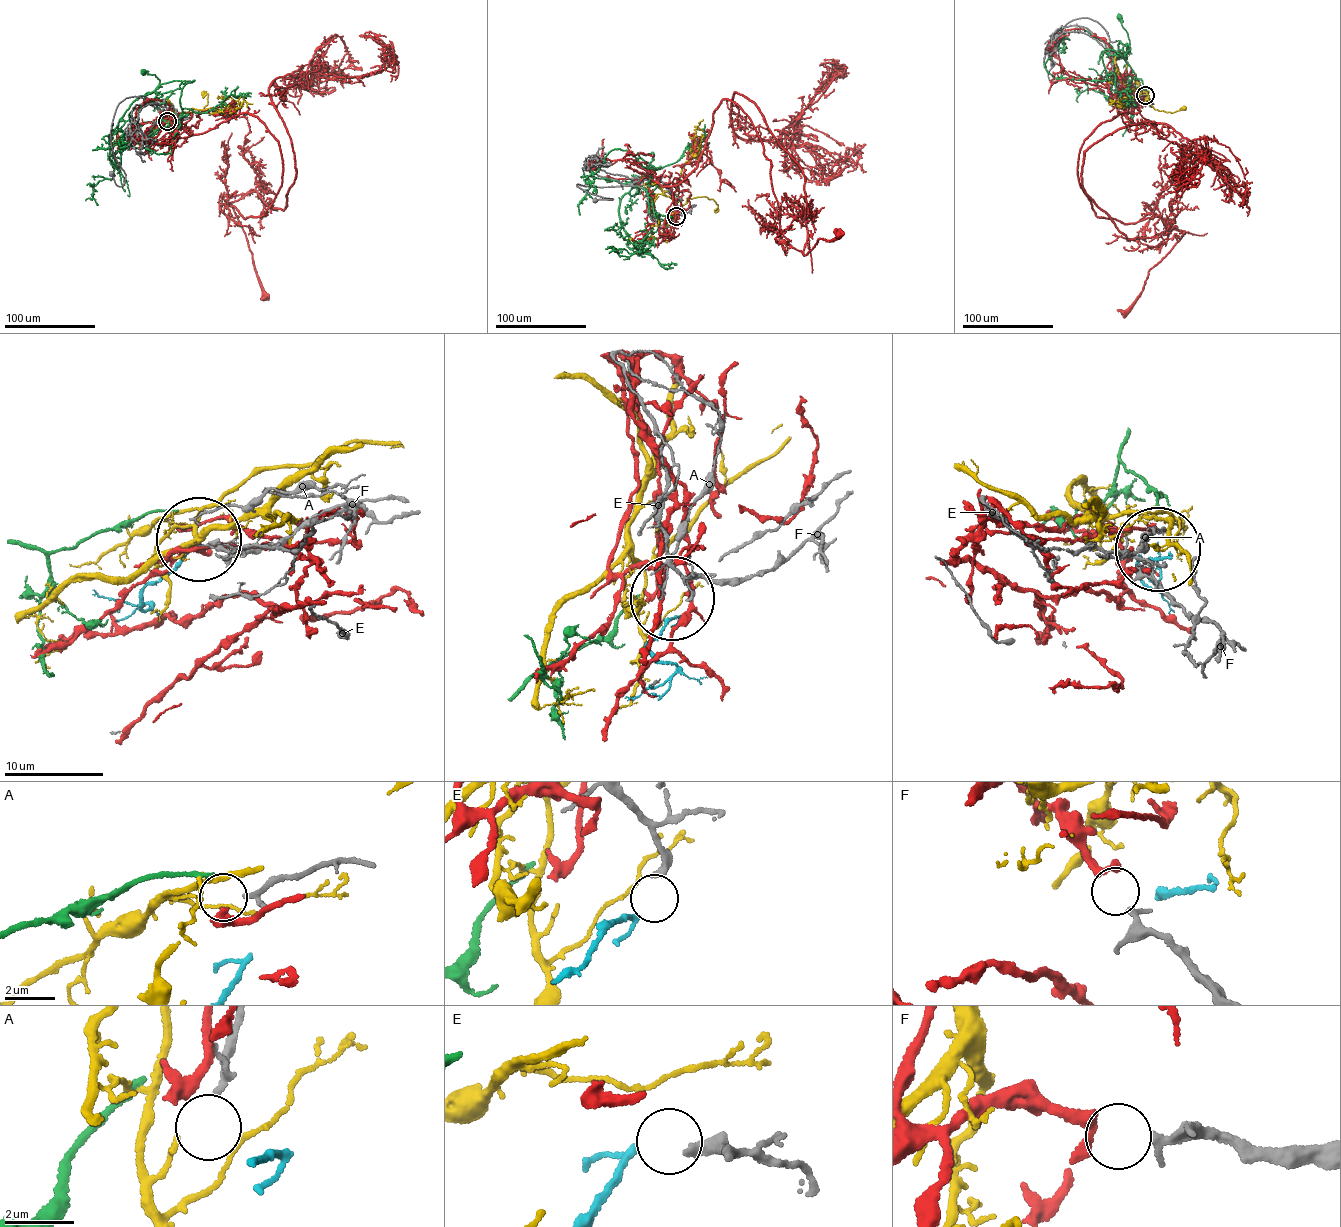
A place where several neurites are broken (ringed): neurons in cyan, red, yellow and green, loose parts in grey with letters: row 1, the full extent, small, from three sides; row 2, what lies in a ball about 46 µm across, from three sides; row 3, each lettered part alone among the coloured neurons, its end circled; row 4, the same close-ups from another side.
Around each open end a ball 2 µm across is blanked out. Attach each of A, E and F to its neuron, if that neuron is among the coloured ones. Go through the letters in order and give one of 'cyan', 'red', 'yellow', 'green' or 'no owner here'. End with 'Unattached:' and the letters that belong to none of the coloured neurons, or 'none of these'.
A: no owner here
E: cyan
F: red
Unattached: A

